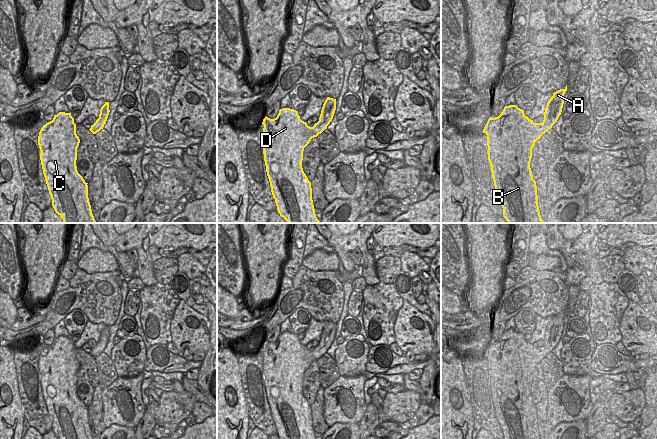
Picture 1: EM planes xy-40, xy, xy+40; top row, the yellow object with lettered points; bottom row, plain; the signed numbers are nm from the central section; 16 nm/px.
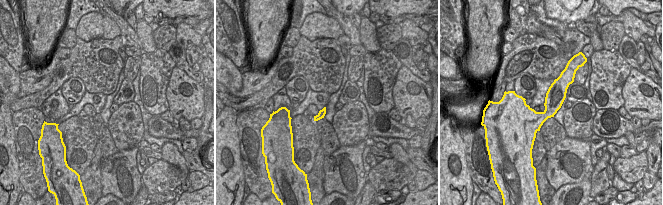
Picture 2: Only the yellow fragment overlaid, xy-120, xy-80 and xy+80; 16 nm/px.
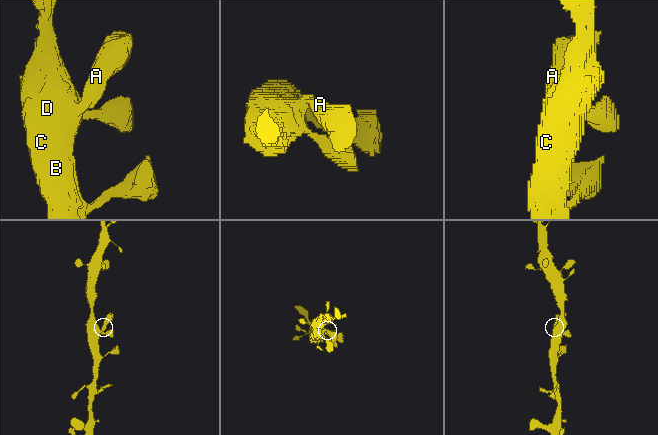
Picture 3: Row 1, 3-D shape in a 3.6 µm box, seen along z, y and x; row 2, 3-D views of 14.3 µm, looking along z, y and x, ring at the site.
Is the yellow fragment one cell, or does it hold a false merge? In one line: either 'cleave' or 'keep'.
keep

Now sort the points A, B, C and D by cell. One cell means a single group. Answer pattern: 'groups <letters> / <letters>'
groups A B C D

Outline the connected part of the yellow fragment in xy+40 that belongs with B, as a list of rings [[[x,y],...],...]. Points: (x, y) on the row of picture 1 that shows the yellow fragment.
[[[567,85],[564,89],[560,89],[553,93],[553,96],[547,102],[544,112],[544,120],[541,123],[534,123],[533,120],[529,119],[524,114],[524,110],[518,108],[516,105],[509,105],[504,107],[498,117],[489,117],[482,131],[487,135],[488,160],[491,167],[495,192],[503,208],[503,217],[509,223],[546,223],[542,220],[540,215],[537,186],[536,181],[533,179],[530,162],[535,142],[552,128],[561,115],[564,104],[564,94],[566,91]]]

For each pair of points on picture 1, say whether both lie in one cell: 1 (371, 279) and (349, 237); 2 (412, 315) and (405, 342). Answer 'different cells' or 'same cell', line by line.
1: same cell
2: same cell

